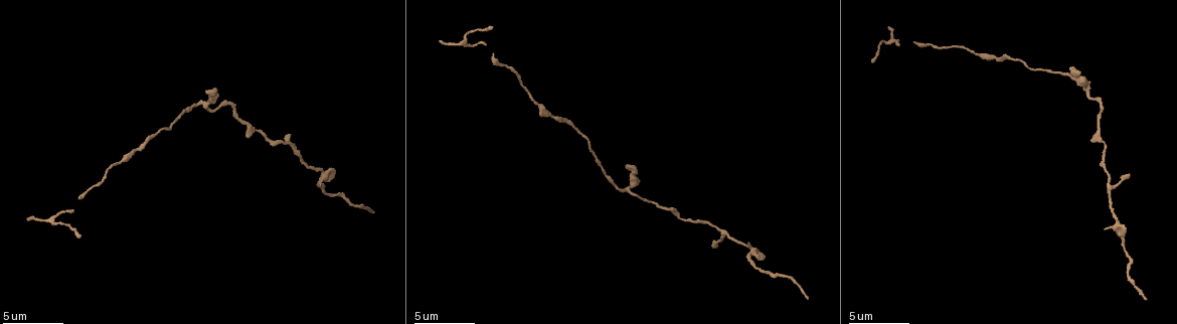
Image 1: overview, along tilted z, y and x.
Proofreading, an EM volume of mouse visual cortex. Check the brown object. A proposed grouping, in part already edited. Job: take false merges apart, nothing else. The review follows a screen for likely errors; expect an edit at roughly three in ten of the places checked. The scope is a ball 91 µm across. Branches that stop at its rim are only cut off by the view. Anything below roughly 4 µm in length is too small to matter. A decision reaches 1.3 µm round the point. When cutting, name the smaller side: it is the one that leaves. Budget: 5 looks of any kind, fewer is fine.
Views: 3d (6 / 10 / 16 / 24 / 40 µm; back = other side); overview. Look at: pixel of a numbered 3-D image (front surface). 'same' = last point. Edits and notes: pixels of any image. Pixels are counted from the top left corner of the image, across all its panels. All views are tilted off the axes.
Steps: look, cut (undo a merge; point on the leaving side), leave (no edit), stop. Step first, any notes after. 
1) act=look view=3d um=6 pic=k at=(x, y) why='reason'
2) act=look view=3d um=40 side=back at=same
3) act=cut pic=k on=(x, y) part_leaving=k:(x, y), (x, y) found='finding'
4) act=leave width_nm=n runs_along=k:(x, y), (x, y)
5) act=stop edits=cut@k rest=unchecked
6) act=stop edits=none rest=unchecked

act=look view=3d um=6 pic=1 at=(317, 171) why='sudden change in width'

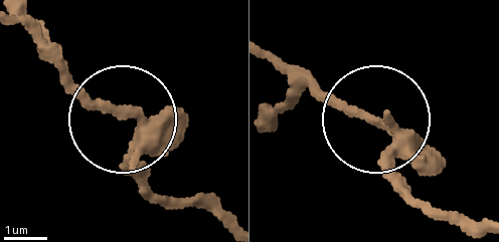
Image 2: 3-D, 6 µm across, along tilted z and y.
act=leave width_nm=230 runs_along=2:(269, 59), (394, 135), (390, 173), (422, 200) found='continuous, no second neuron'

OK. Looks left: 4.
act=look view=3d um=10 pic=1 at=(211, 109) why='three arms meet'

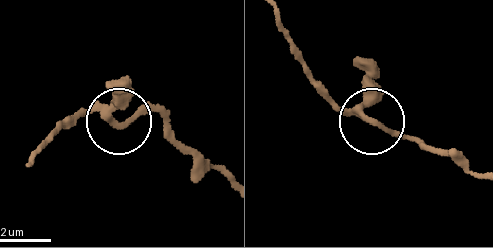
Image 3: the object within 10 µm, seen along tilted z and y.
act=leave runs_along=3:(70, 121), (93, 114), (118, 122), (149, 114), (166, 120) found='one neuron here'

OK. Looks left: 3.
act=look view=3d um=6 pic=1 at=(891, 43) why='three-way junction'

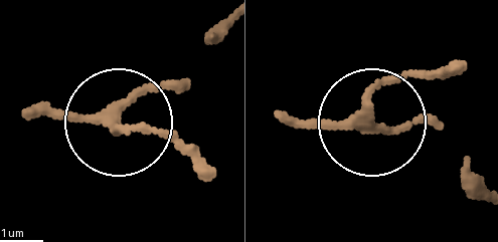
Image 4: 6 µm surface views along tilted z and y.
act=leave arms=3 found='continuous, no second neuron'

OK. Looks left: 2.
act=stop edits=none rest=unchecked

